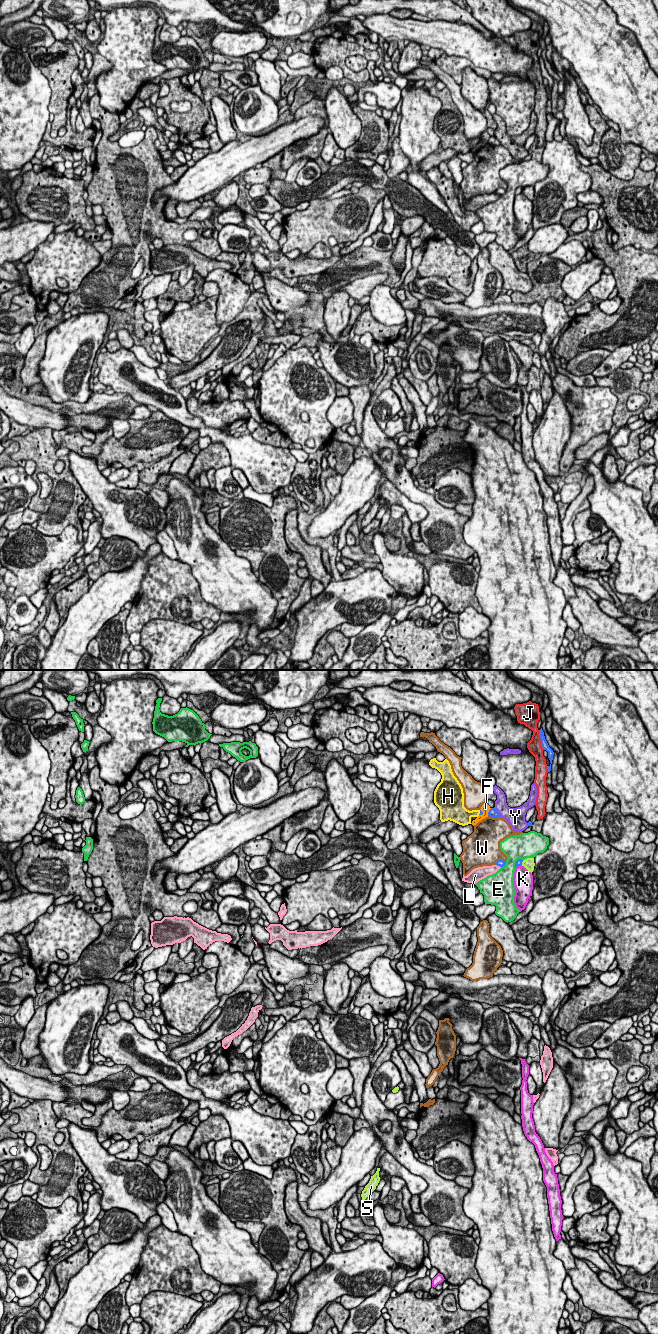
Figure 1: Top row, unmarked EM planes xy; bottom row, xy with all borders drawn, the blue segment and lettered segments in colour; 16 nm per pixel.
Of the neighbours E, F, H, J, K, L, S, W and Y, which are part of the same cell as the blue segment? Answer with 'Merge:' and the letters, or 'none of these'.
Merge: none of these

